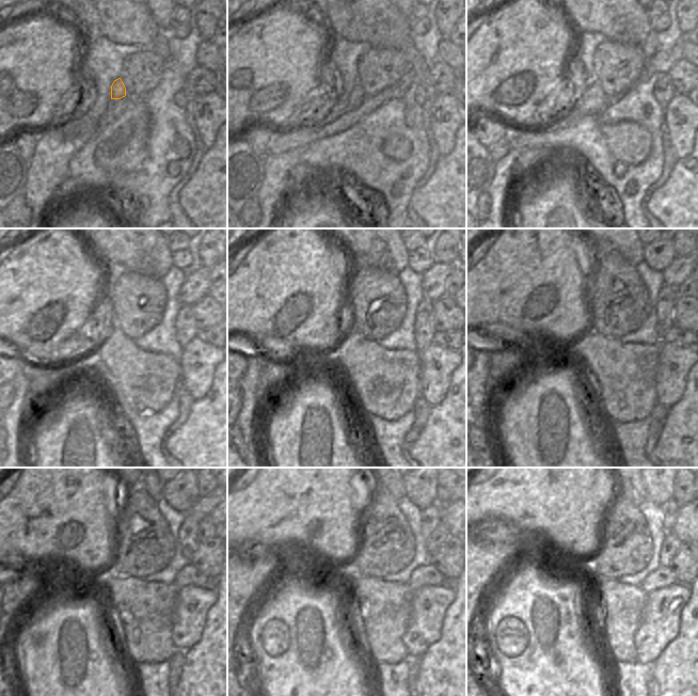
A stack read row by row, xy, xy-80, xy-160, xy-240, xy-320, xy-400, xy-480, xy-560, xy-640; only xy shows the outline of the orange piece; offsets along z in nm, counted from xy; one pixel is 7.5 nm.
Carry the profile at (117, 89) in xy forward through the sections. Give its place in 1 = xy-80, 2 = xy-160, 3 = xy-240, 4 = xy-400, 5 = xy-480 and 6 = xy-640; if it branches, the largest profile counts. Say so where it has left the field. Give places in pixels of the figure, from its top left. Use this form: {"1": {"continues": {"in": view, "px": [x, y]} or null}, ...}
{"1": {"continues": {"in": "xy-80", "px": [357, 95]}}, "2": {"continues": {"in": "xy-160", "px": [591, 100]}}, "3": {"continues": {"in": "xy-240", "px": [147, 381]}}, "4": {"continues": {"in": "xy-400", "px": [623, 374]}}, "5": {"continues": {"in": "xy-480", "px": [143, 611]}}, "6": {"continues": {"in": "xy-640", "px": [621, 606]}}}

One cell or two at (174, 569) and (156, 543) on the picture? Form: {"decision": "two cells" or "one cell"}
{"decision": "two cells"}

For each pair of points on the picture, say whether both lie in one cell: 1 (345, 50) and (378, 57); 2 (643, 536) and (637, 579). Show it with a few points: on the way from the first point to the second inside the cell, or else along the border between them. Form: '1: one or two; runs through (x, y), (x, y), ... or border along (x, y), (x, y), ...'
1: two; border along (373, 47), (359, 60), (357, 66), (358, 78)
2: two; border along (653, 552), (650, 560), (640, 570), (617, 580)

